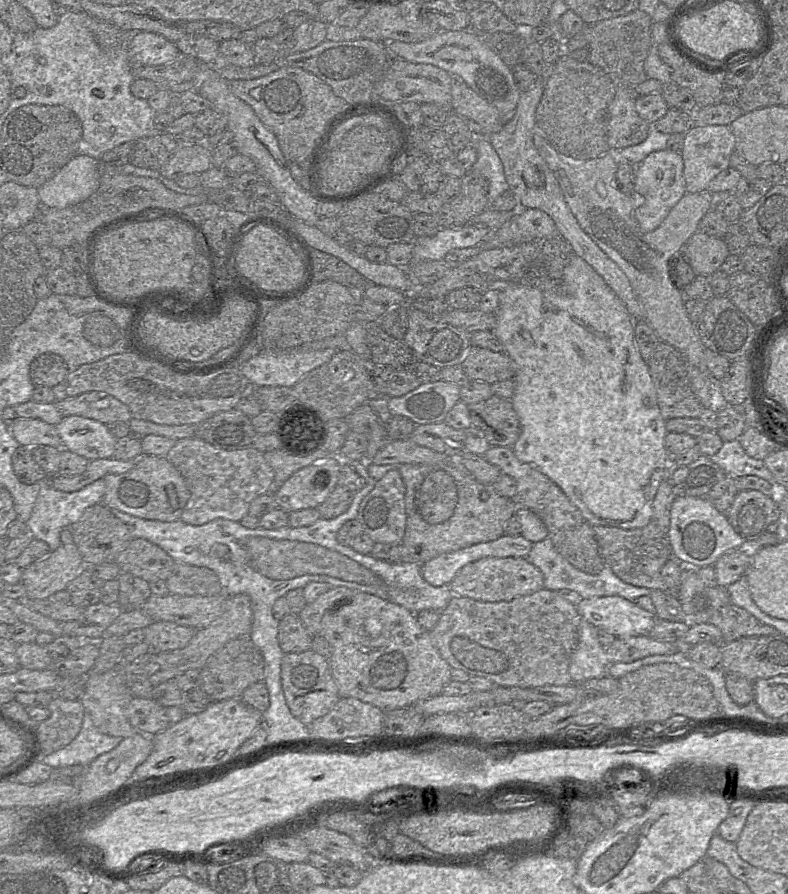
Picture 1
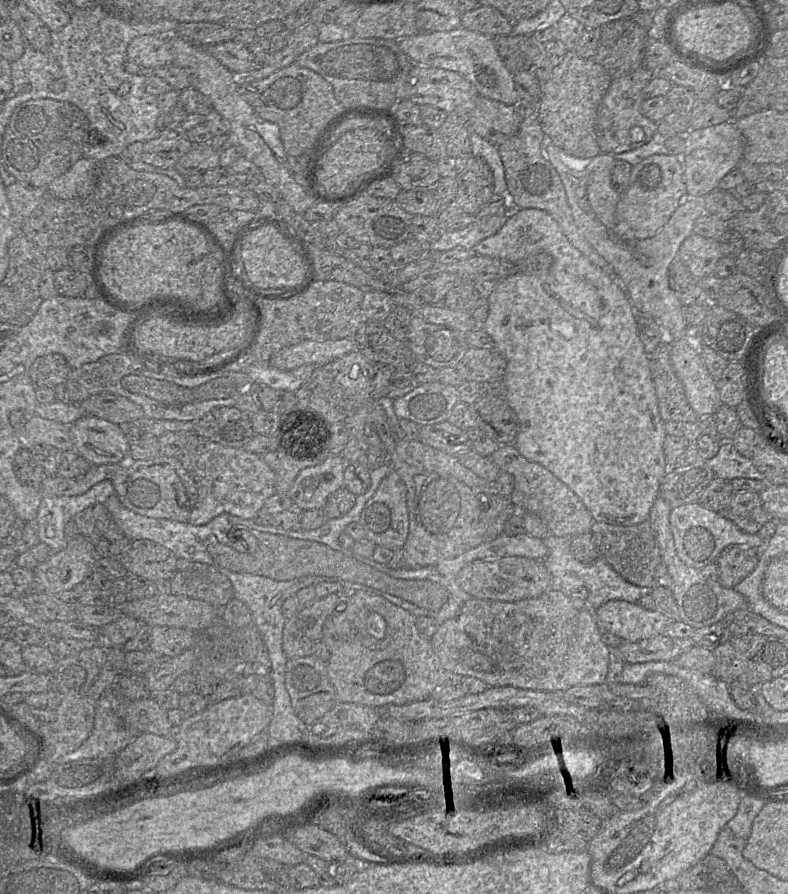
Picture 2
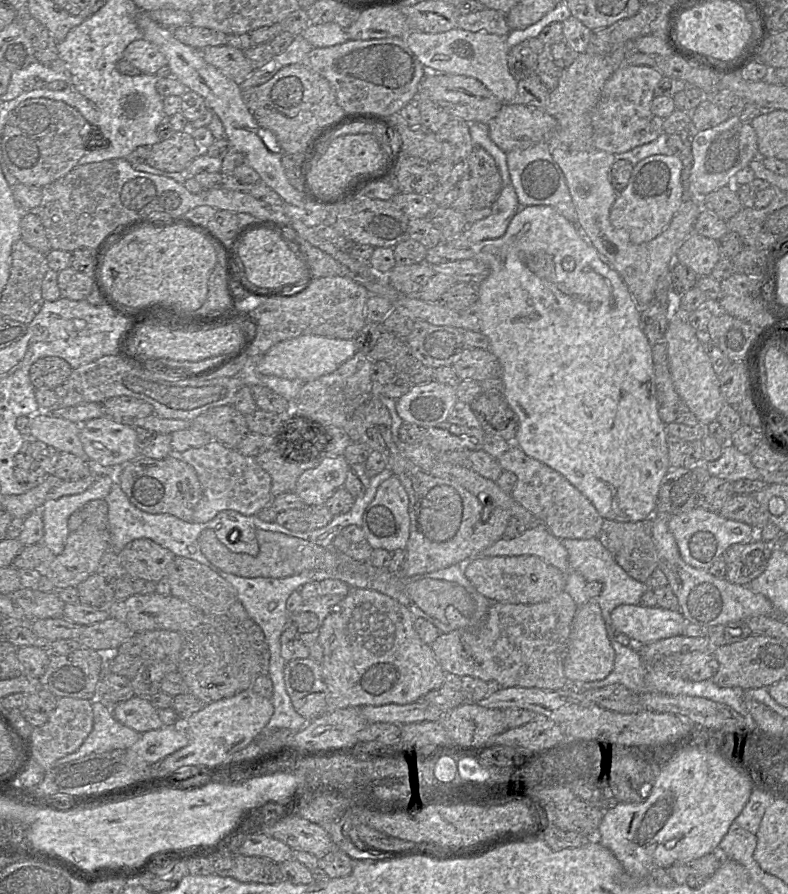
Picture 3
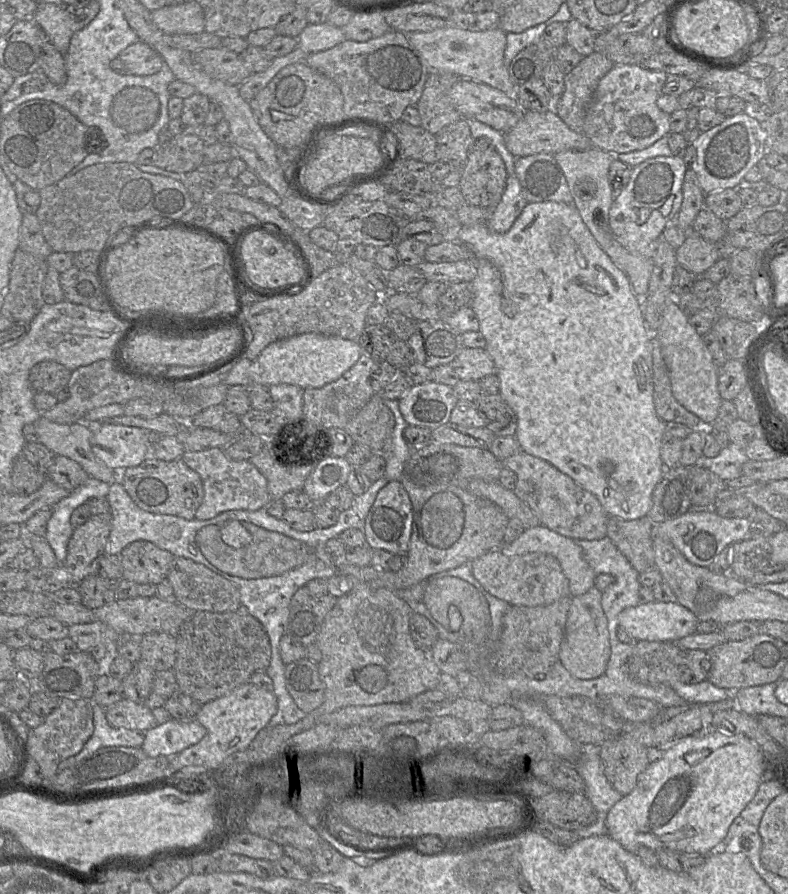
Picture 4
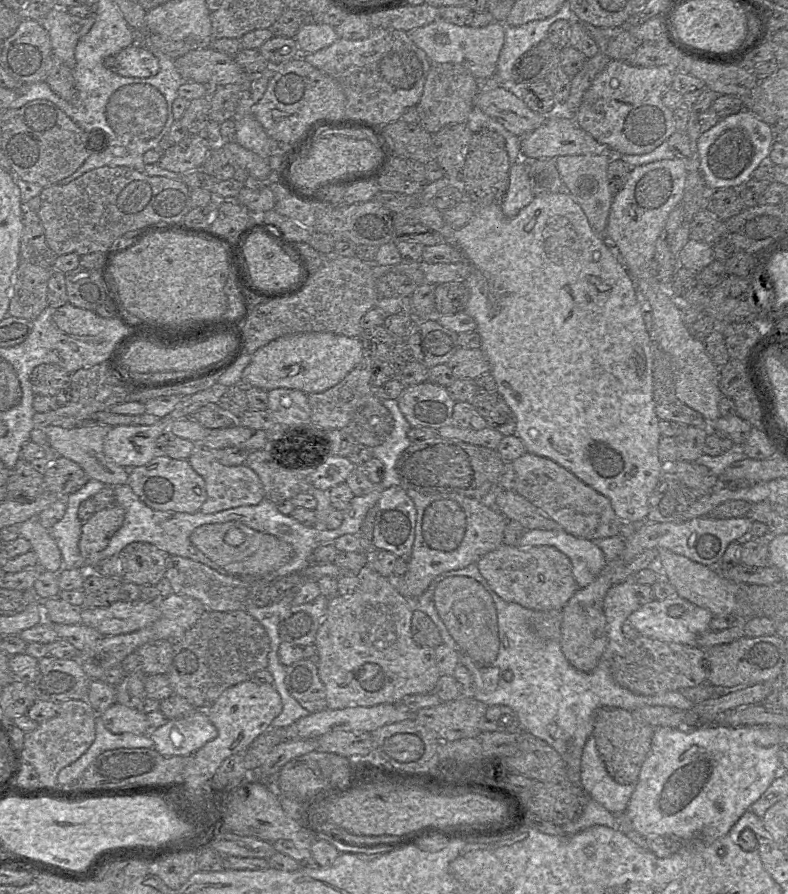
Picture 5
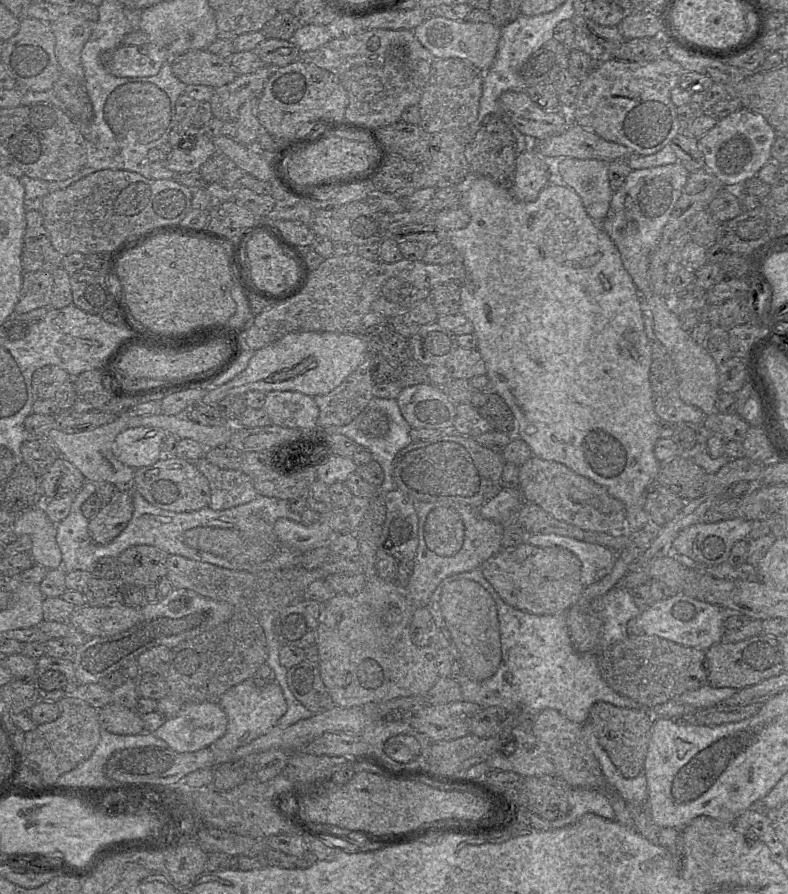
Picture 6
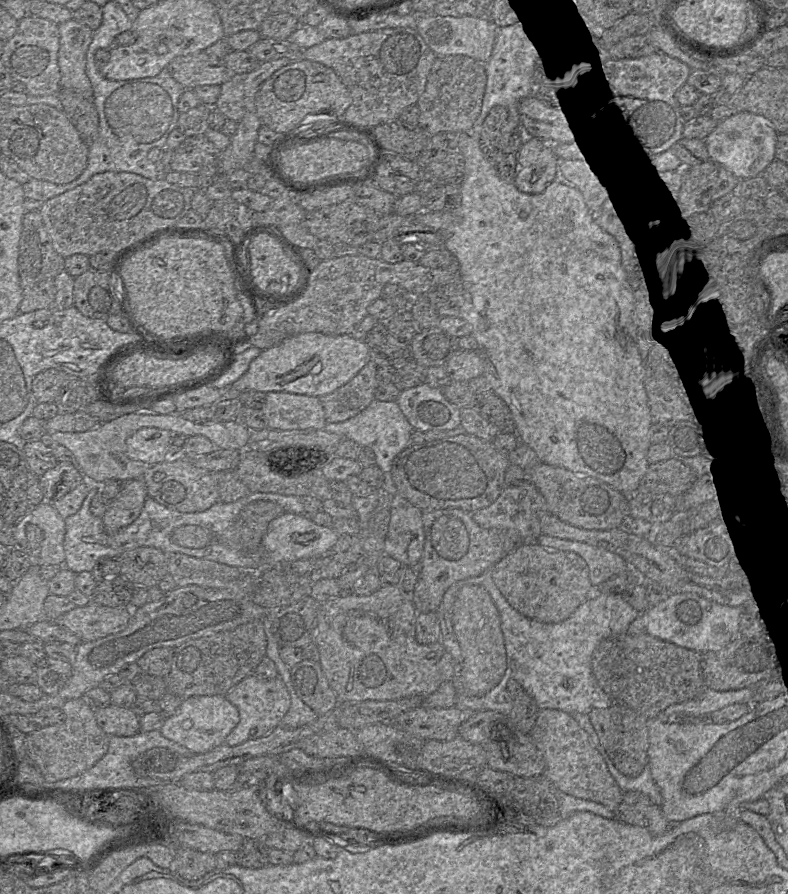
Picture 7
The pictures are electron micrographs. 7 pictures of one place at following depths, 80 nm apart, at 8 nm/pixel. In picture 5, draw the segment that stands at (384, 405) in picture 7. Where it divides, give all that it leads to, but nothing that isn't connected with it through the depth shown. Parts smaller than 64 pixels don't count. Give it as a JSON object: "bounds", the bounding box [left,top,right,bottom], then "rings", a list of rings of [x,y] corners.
{"bounds":[371,400,412,489],"rings":[[[381,400],[393,416],[394,428],[389,438],[383,444],[371,449],[373,456],[384,464],[384,477],[376,486],[386,489],[394,485],[400,485],[400,479],[397,474],[397,461],[403,451],[411,444],[408,431],[412,426],[401,412],[398,400]]]}

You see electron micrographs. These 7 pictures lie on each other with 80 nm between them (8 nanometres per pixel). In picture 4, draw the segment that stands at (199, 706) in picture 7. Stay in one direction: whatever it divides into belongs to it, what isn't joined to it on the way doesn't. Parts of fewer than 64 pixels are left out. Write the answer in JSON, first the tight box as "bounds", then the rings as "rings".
{"bounds":[141,718,206,757],"rings":[[[171,718],[144,733],[141,749],[150,757],[173,757],[198,743],[206,733],[206,728],[196,719],[177,721]]]}

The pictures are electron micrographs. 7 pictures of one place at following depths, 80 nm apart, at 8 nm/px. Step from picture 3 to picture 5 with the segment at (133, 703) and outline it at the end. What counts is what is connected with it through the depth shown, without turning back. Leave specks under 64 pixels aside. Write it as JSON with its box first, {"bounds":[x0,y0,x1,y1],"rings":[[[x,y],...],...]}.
{"bounds":[99,702,149,734],"rings":[[[115,702],[99,714],[104,726],[114,734],[148,734],[149,723],[146,714],[135,708]]]}

